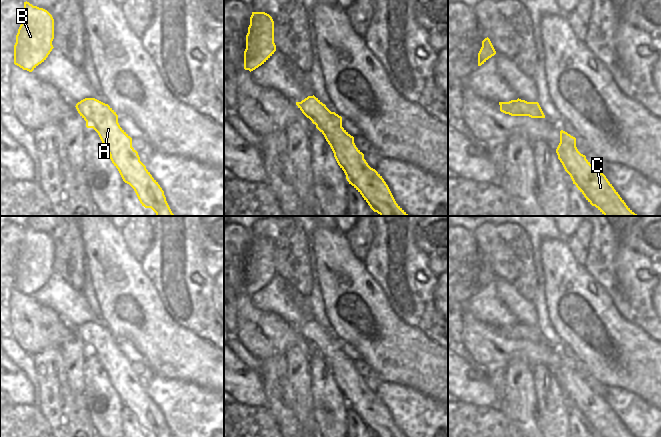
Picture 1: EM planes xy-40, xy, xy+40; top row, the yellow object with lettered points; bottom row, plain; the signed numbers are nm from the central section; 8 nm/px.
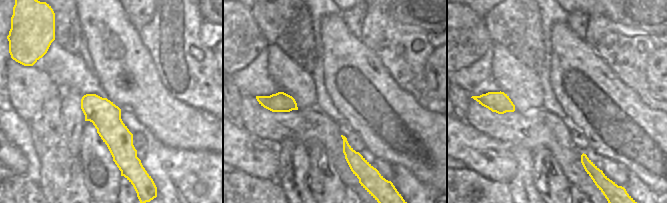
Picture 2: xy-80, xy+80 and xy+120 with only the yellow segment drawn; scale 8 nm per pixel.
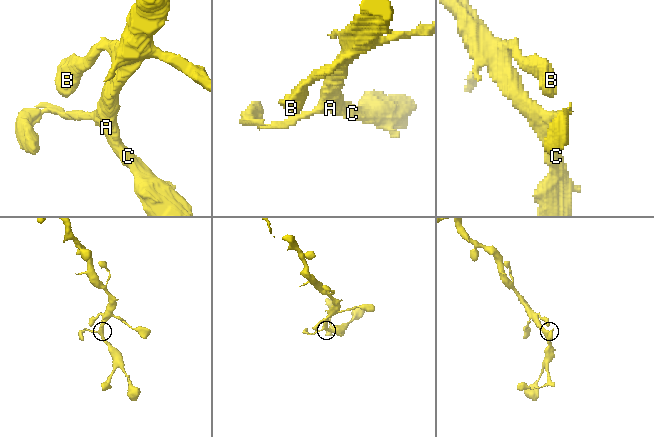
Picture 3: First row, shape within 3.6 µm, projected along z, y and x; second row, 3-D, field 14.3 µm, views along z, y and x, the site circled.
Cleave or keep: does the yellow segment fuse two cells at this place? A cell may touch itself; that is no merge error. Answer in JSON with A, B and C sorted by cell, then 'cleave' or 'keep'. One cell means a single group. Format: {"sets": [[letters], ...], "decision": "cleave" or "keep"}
{"sets": [["A", "B", "C"]], "decision": "keep"}

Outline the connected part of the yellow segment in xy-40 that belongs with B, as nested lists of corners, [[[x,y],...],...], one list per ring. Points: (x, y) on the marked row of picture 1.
[[[24,2],[24,15],[16,35],[14,64],[32,72],[52,49],[54,19],[45,9]]]

